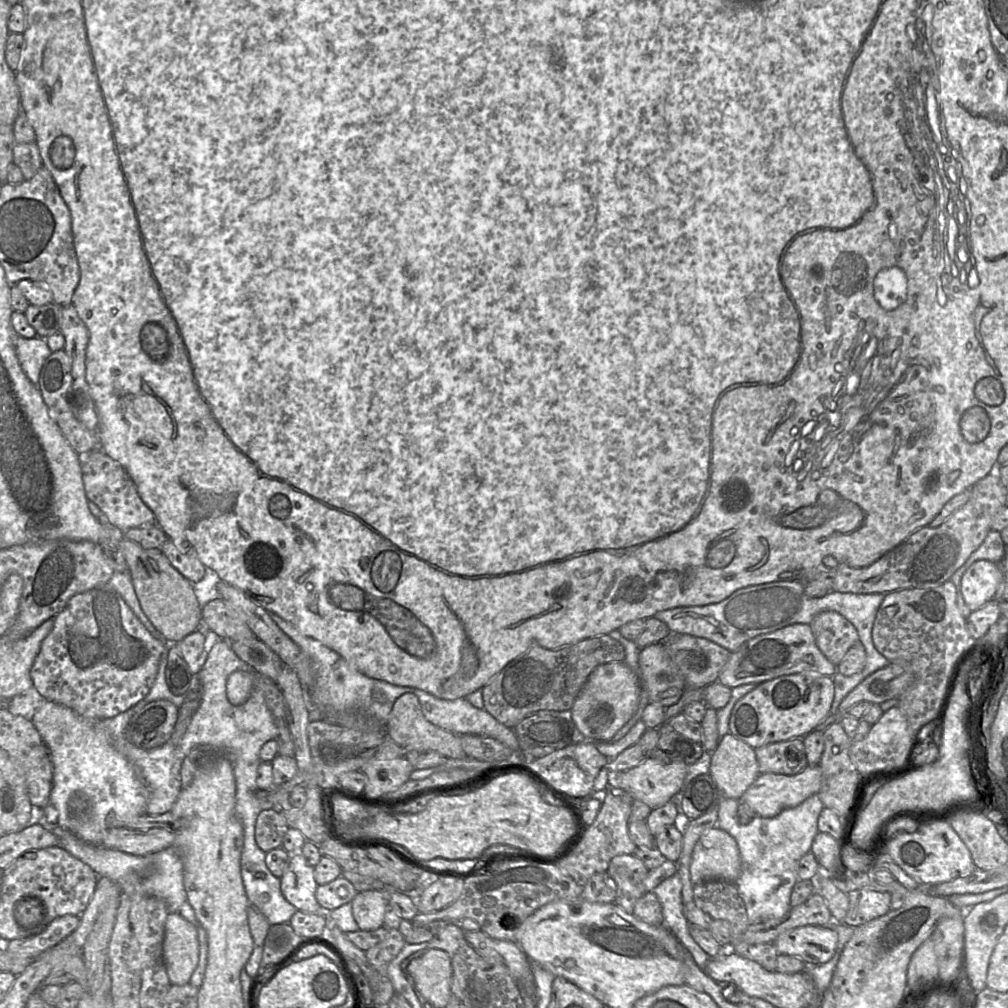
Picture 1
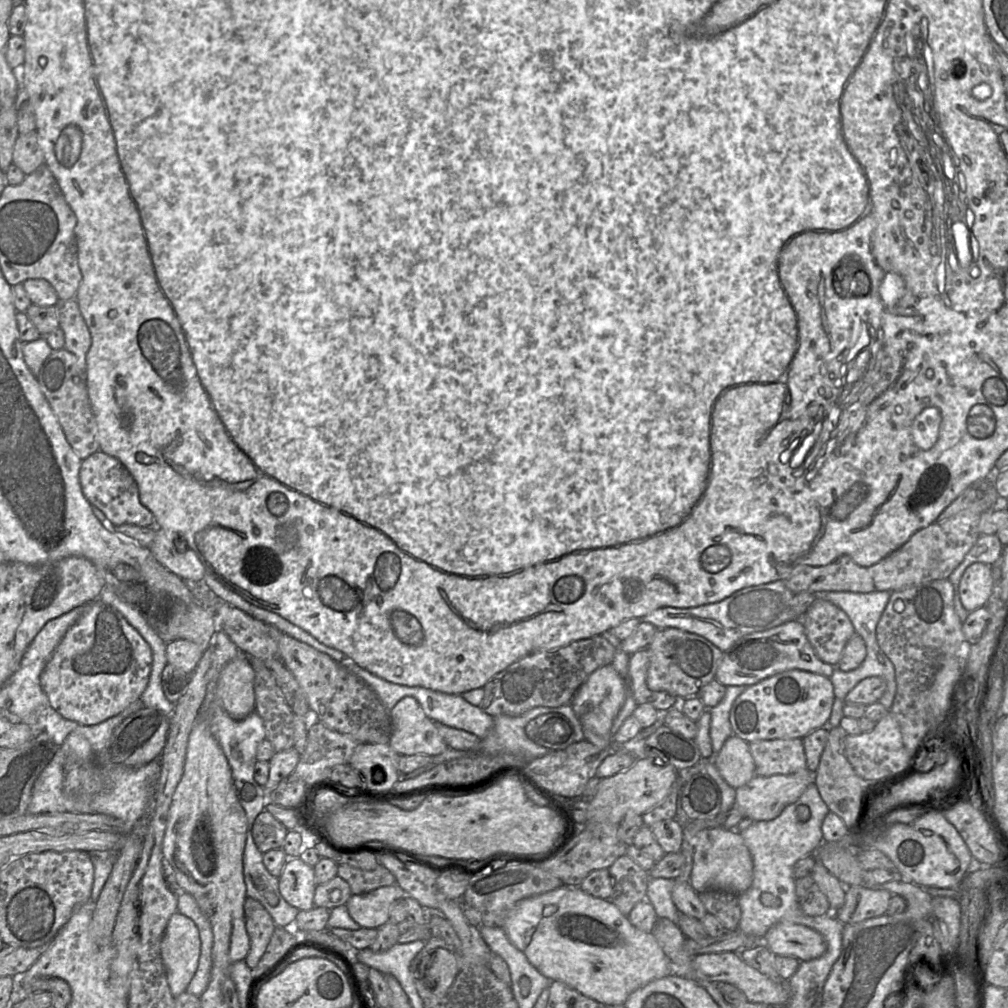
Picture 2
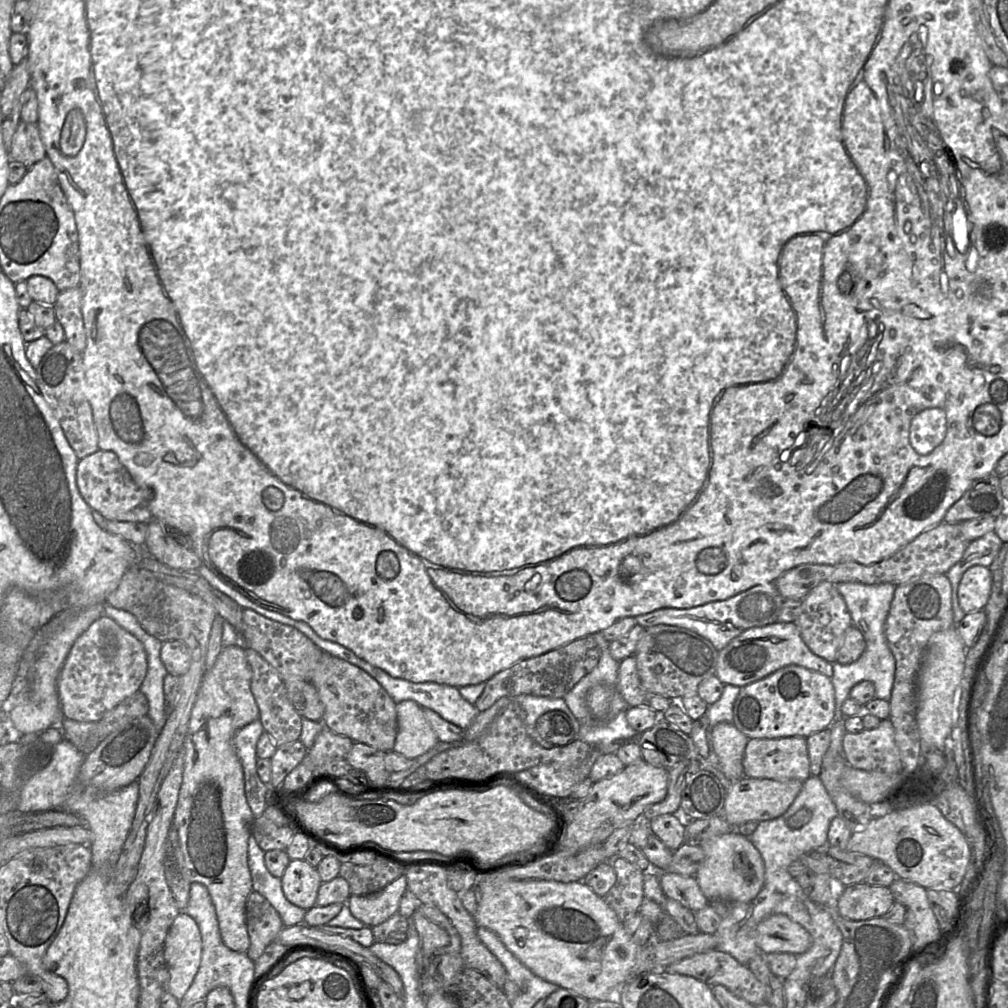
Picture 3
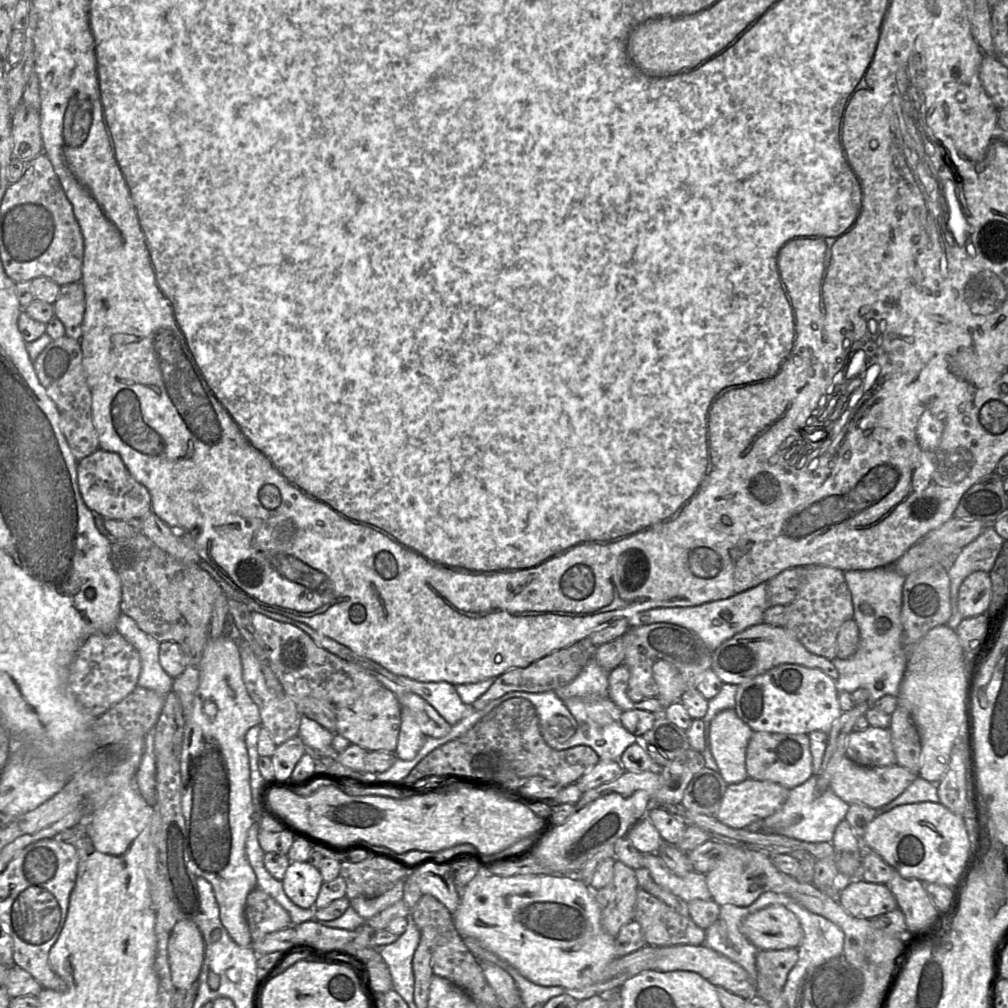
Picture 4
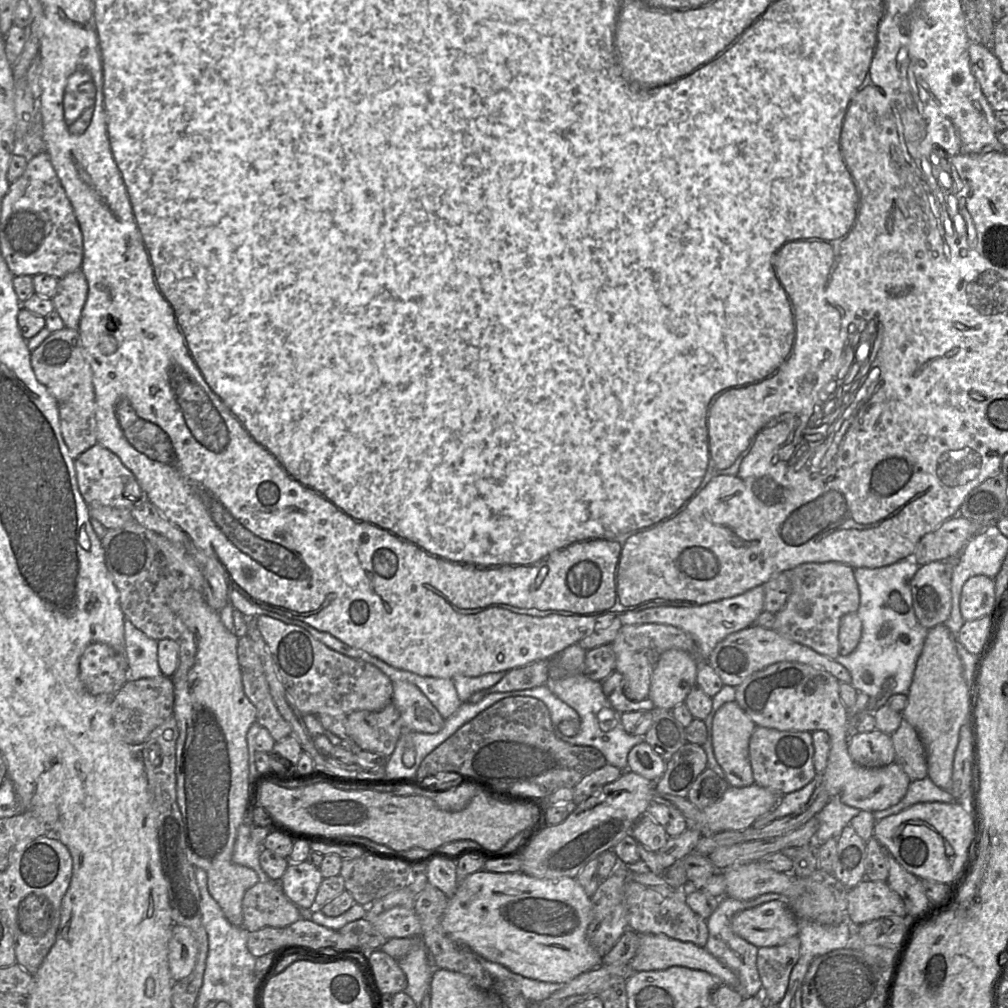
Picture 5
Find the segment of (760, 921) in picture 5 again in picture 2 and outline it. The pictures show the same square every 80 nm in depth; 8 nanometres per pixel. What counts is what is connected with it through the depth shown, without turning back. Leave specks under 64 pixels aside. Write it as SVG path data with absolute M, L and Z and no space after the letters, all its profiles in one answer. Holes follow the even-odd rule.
M779 923L768 930L764 944L778 956L788 956L800 962L821 957L827 949L823 936L816 930L800 925Z

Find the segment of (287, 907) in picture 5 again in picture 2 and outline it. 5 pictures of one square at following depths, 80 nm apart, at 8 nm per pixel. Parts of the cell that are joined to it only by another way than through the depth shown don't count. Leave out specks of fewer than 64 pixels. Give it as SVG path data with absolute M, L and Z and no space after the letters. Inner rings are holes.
M246 897L244 915L250 939L250 950L245 962L253 970L264 954L276 926L268 911L253 898Z

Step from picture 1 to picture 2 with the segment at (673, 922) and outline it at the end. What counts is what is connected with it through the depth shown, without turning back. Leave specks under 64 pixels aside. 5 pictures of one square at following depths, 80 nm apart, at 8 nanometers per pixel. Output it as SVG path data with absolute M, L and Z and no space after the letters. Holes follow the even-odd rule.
M650 878L646 899L653 905L658 918L667 918L678 925L679 911L672 900L676 879Z

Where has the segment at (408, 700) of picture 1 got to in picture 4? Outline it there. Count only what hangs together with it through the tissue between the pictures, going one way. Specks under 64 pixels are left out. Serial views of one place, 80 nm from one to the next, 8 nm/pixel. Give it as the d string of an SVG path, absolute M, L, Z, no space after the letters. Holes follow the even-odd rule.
M401 707L401 726L395 754L397 758L411 761L423 746L426 735L411 712Z

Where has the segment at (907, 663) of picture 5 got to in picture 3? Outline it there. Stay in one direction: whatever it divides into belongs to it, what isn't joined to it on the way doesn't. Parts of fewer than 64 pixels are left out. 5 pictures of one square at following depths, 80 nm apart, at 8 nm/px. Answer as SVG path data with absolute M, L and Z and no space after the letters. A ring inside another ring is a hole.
M844 582L836 584L843 597L852 619L852 625L862 633L866 648L862 655L851 664L834 662L832 684L835 690L835 714L834 721L844 720L842 704L849 697L854 685L861 681L871 681L875 686L875 697L890 701L894 684L896 662L887 644L884 633L884 625L889 613L890 605L896 585L892 583L862 584L858 582Z

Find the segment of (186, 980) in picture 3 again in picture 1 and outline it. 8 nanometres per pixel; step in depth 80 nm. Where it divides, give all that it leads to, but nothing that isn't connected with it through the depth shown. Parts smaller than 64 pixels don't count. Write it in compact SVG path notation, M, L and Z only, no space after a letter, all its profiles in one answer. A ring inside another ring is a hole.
M169 913L166 918L162 956L170 984L189 983L199 960L198 932L180 913Z

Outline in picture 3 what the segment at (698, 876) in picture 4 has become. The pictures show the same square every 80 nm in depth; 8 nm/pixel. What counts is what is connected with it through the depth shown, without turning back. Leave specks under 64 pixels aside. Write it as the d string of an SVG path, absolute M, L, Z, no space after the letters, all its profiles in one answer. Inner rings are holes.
M667 871L658 872L658 874L662 890L667 898L676 900L693 912L709 904L695 876L683 876Z

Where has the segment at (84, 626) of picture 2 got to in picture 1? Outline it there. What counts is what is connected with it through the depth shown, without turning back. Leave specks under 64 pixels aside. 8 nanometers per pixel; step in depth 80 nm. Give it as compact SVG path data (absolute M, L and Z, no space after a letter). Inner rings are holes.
M106 583L73 596L68 601L64 609L51 619L54 619L52 630L42 642L40 651L30 672L34 689L36 694L38 694L39 700L48 700L64 705L74 710L83 718L98 721L117 716L144 699L155 681L159 668L160 657L163 652L163 645L158 639L150 634L140 620L134 615L120 594L118 594L111 586L107 585Z

